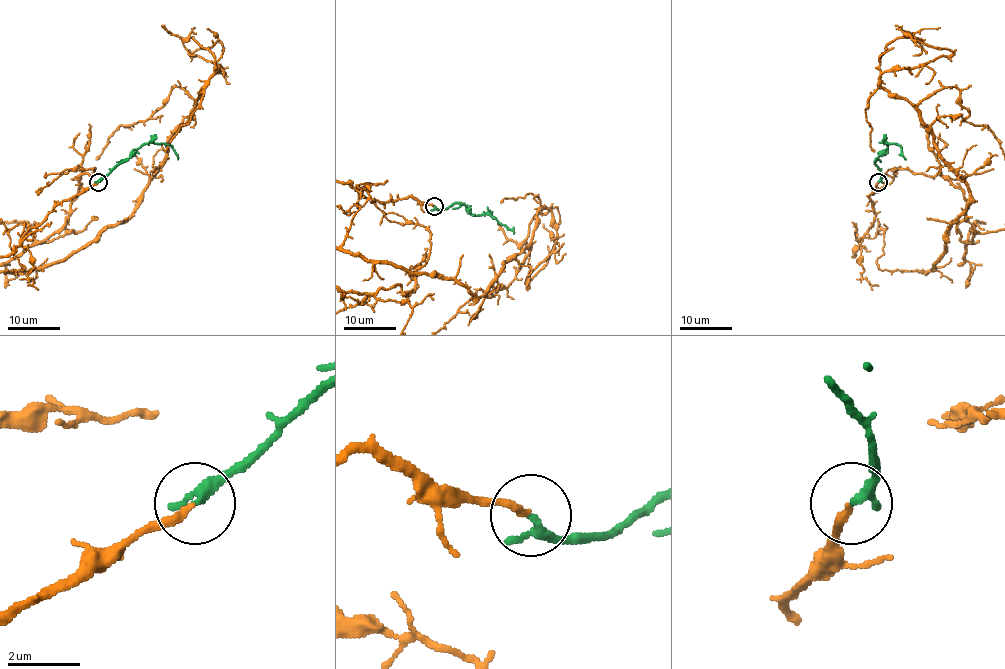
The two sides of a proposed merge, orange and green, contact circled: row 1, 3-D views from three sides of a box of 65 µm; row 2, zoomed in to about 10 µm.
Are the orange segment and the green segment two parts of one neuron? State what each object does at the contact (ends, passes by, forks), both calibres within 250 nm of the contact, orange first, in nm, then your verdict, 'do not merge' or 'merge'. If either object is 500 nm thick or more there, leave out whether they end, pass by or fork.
orange ends | green passes by | 190/220 nm | merge

